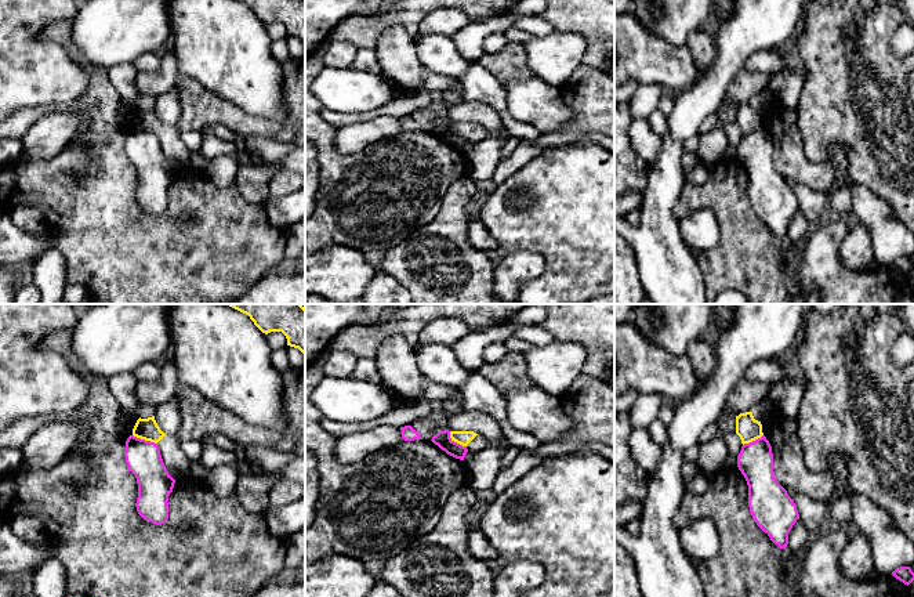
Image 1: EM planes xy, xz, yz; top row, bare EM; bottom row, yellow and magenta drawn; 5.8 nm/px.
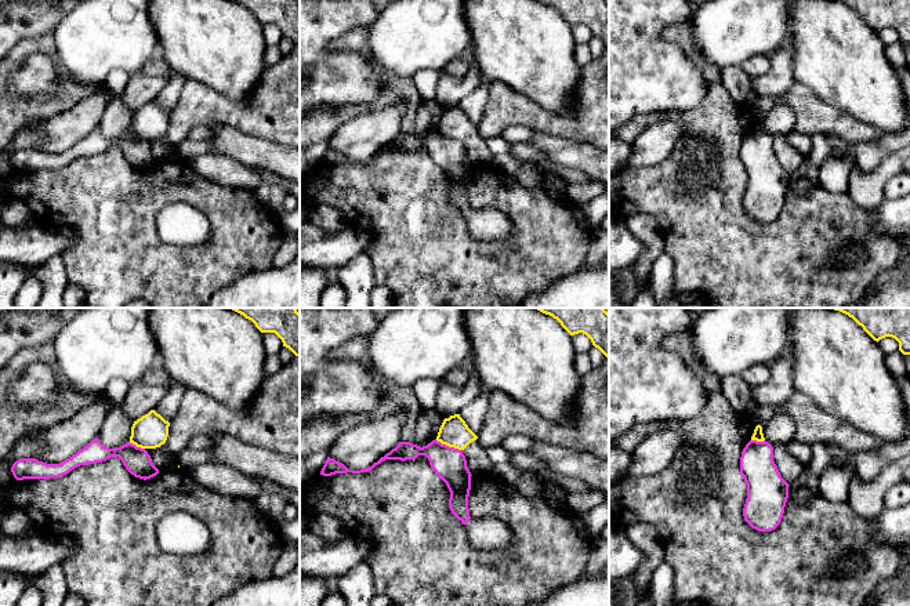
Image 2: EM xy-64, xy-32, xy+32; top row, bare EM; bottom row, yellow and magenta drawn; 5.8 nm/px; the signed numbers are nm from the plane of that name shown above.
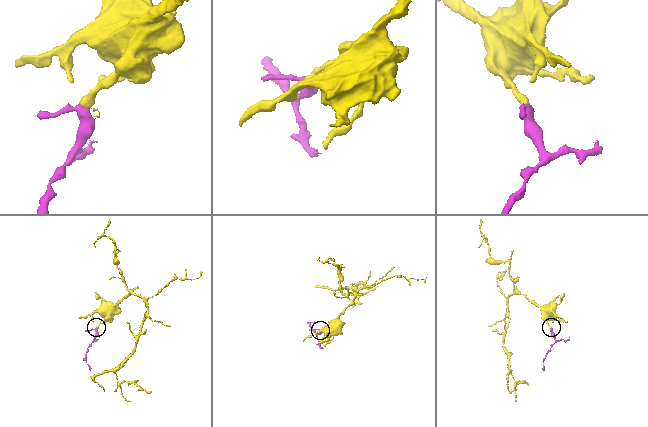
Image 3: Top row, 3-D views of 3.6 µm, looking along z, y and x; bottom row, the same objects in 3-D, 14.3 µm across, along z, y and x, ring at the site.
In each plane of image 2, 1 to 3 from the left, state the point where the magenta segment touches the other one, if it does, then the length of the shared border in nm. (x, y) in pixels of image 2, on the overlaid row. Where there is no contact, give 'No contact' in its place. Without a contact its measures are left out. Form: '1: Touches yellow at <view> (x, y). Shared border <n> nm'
1: Touches yellow at xy-64 (137, 446). Shared border 100 nm
2: Touches yellow at xy-32 (448, 445). Shared border 170 nm
3: Touches yellow at xy+32 (758, 441). Shared border 80 nm

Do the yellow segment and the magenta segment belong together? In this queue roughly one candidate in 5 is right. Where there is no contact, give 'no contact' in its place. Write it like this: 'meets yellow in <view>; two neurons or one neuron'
meets yellow in xy; two neurons

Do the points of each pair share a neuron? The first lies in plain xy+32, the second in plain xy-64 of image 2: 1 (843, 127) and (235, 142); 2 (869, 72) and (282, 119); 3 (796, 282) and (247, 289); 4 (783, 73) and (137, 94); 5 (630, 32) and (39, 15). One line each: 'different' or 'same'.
1: different
2: different
3: different
4: same
5: same

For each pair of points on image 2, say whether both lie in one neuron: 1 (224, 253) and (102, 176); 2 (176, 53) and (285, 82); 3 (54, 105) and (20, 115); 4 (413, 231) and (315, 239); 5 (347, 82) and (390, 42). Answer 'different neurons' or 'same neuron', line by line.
1: same neuron
2: different neurons
3: same neuron
4: different neurons
5: different neurons

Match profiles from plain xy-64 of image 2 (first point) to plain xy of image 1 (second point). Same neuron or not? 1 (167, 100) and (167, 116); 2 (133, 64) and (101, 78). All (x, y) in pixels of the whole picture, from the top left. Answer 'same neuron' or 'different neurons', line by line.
1: same neuron
2: different neurons

